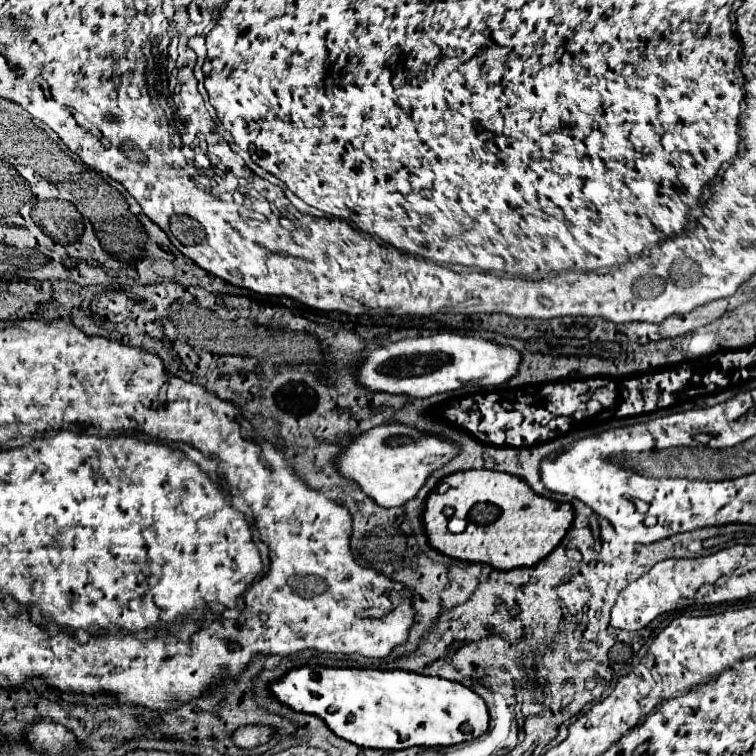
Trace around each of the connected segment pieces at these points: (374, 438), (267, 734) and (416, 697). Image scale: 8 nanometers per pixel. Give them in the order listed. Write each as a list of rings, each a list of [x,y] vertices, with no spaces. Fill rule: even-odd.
[[[392,422],[376,426],[364,432],[362,436],[354,438],[352,444],[340,452],[336,464],[342,476],[358,482],[364,494],[368,494],[378,506],[392,508],[412,500],[432,476],[432,472],[446,466],[454,456],[458,456],[458,452],[460,448],[452,440],[424,436],[412,426]]]
[[[240,726],[234,730],[232,734],[232,742],[238,746],[238,748],[254,748],[254,746],[260,746],[260,744],[266,744],[274,734],[274,728],[272,726]]]
[[[302,666],[282,676],[270,690],[282,704],[320,716],[336,736],[362,748],[454,746],[488,730],[486,702],[474,690],[460,682],[406,670]]]

